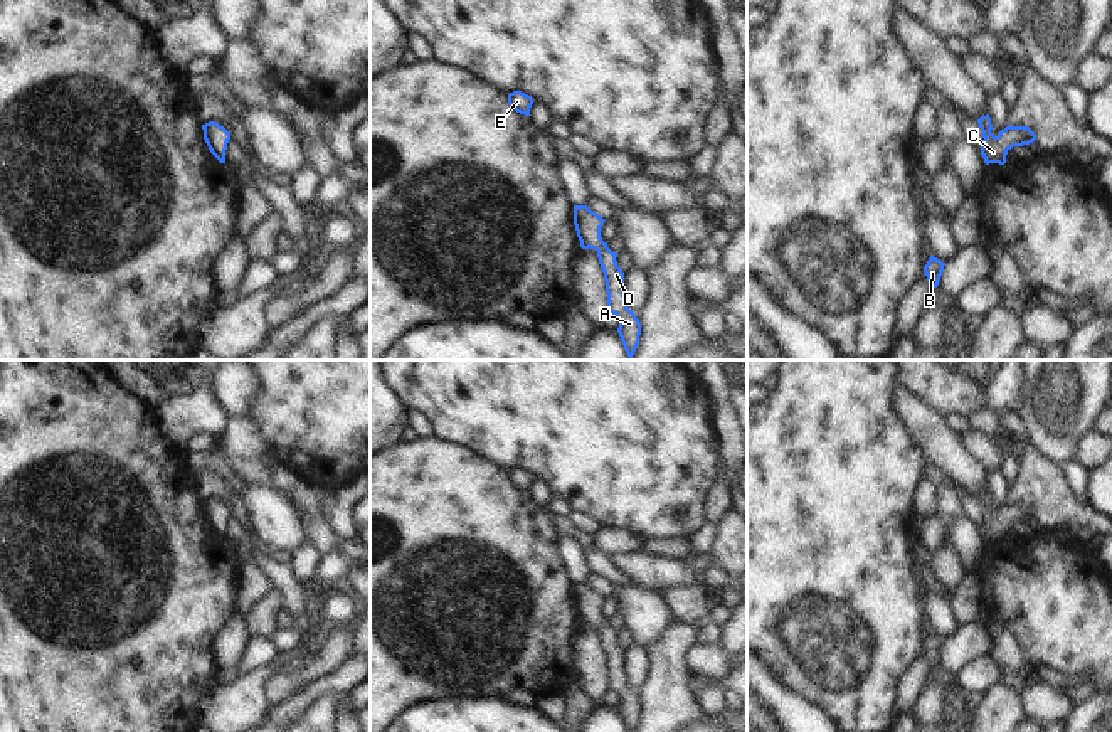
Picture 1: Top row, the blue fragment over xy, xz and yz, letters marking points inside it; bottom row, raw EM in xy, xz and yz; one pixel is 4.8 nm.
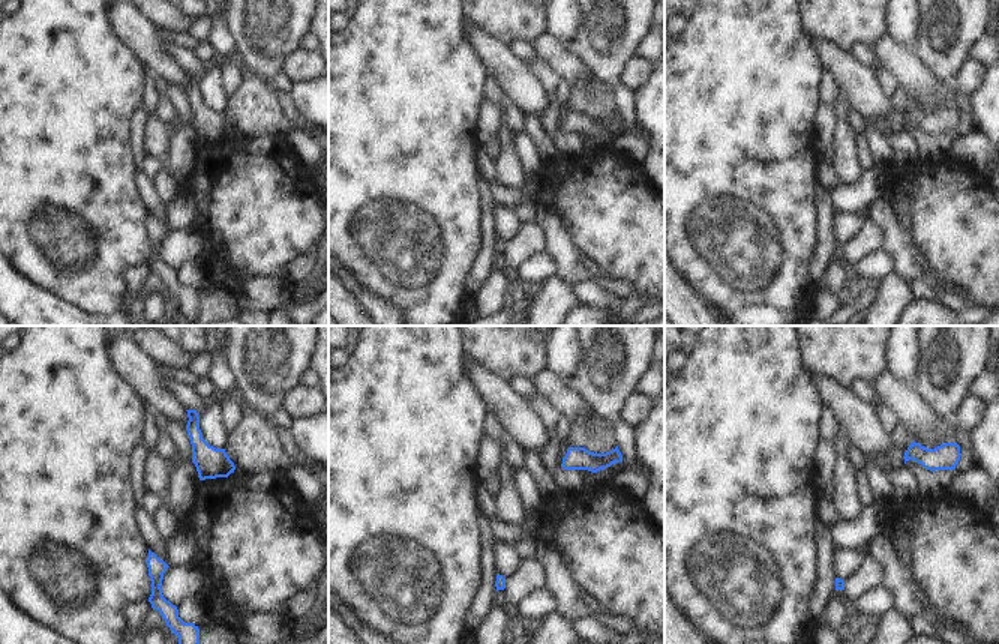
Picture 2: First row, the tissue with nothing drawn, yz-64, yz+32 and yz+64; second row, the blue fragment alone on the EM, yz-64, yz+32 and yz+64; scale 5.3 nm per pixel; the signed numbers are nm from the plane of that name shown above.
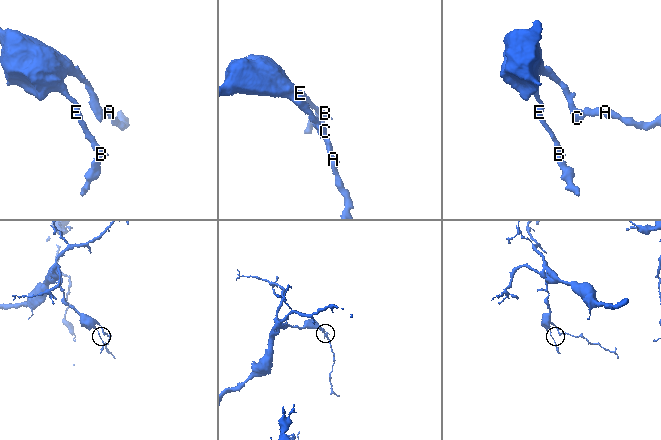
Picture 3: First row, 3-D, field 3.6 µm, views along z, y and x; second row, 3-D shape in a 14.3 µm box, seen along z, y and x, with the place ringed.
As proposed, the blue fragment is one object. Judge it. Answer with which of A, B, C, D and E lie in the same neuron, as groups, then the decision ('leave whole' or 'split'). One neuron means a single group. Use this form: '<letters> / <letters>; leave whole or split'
A B C D E; leave whole

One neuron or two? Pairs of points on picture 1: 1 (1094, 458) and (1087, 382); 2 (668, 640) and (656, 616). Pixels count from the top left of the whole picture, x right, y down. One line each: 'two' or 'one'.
1: two
2: two

